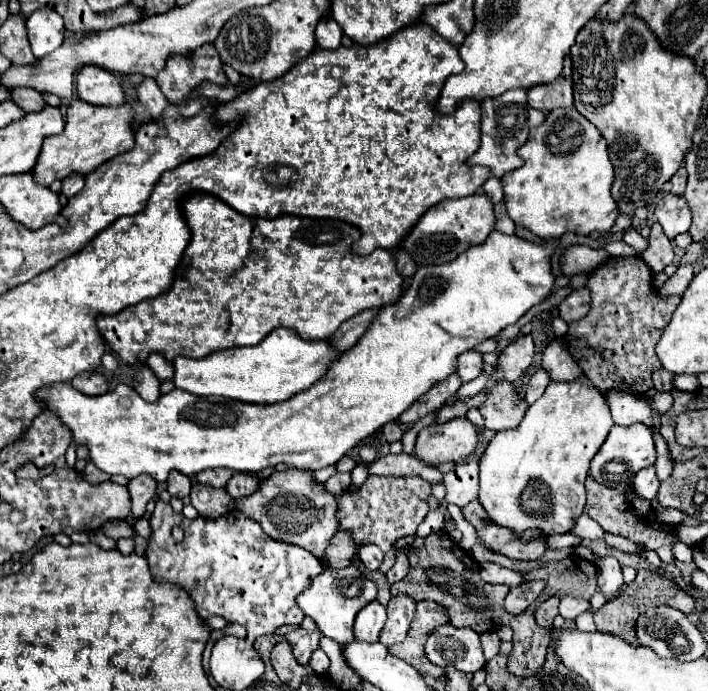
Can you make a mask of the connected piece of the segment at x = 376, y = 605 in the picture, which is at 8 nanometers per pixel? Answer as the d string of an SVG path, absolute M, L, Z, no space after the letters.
M379 601L369 603L365 609L357 613L355 619L355 639L365 643L377 643L379 633L387 621L385 607Z

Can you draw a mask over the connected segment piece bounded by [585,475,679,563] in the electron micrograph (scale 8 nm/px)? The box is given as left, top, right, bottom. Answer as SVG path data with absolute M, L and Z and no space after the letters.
M589 475L587 481L585 481L585 489L587 489L585 513L591 519L595 519L607 533L627 537L633 543L641 543L643 547L653 549L663 563L675 563L673 545L679 541L677 539L677 529L659 521L653 507L651 507L651 501L639 497L635 493L633 485L627 483L627 485L619 485L619 487L605 487Z

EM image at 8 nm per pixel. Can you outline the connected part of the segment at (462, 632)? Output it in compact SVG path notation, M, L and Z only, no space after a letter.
M449 623L427 635L425 655L439 667L453 665L465 673L475 673L485 667L479 635L473 629L457 629Z

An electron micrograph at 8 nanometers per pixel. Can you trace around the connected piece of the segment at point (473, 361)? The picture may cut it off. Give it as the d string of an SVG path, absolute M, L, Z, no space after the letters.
M467 351L459 355L459 365L457 365L457 375L461 377L463 383L475 379L483 371L483 353L479 351Z

